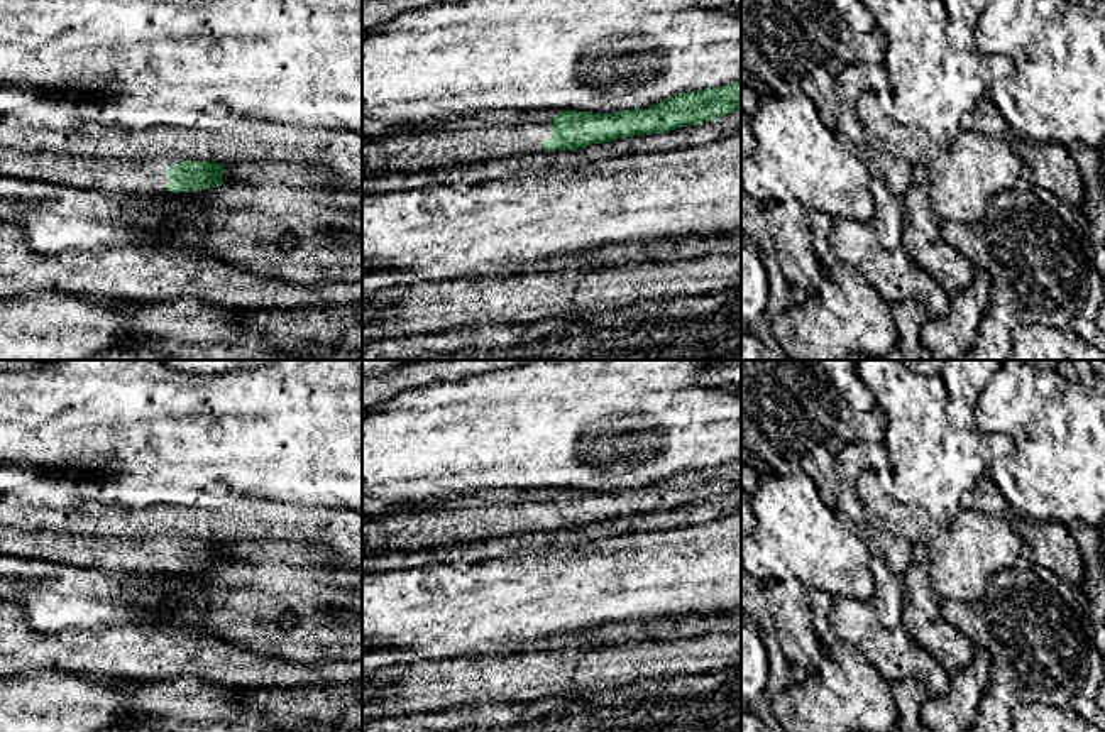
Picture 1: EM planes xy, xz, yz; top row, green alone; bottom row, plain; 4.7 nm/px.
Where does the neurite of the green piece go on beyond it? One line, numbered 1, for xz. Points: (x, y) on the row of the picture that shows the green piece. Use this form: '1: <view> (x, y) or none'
1: xz (454, 139)

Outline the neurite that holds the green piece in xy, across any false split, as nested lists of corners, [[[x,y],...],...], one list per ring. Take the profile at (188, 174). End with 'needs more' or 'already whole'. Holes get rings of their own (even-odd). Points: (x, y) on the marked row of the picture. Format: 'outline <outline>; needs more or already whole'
outline [[[0,145],[0,176],[108,193],[173,196],[222,186],[225,164],[179,159],[112,159],[64,149],[22,150]]]; needs more

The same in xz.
outline [[[741,81],[679,93],[648,108],[616,113],[543,108],[445,115],[423,130],[416,130],[416,123],[388,125],[381,139],[362,140],[362,169],[413,172],[520,154],[574,150],[701,125],[738,110]]]; needs more

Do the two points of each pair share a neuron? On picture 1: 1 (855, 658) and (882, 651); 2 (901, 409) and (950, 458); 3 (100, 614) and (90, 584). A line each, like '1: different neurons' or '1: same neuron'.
1: different neurons
2: same neuron
3: same neuron

